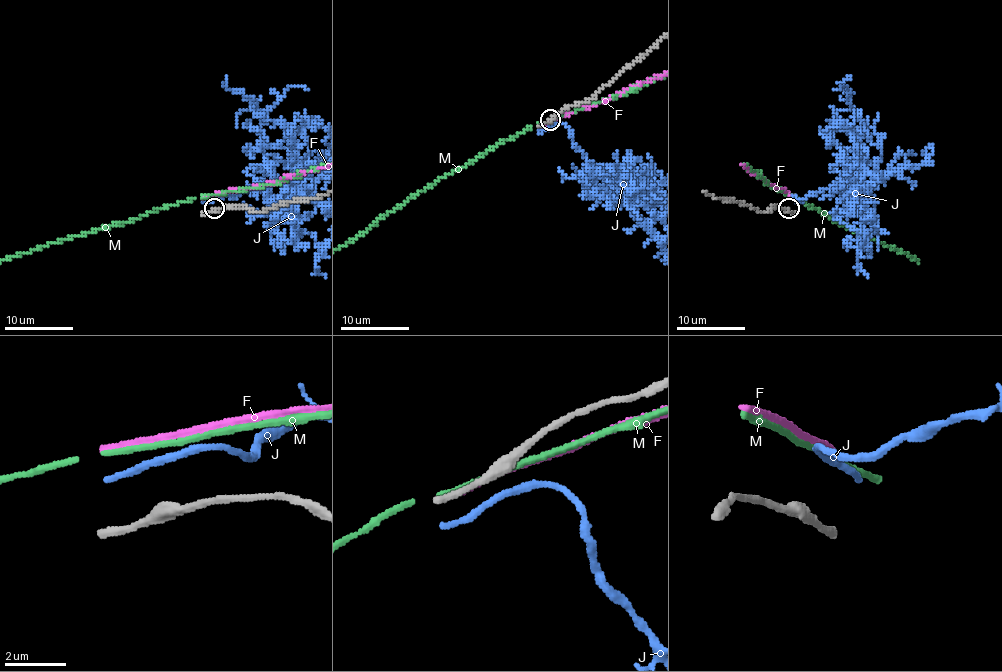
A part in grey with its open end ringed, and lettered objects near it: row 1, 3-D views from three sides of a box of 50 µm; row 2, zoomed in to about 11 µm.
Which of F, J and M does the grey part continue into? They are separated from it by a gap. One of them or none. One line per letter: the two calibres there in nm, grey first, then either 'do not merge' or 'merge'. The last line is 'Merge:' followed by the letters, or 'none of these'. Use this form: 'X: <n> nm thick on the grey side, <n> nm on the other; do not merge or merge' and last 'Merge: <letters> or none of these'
F: 360 nm thick on the grey side, 220 nm on the other; do not merge
J: 360 nm thick on the grey side, 240 nm on the other; merge
M: 360 nm thick on the grey side, 180 nm on the other; do not merge
Merge: J

